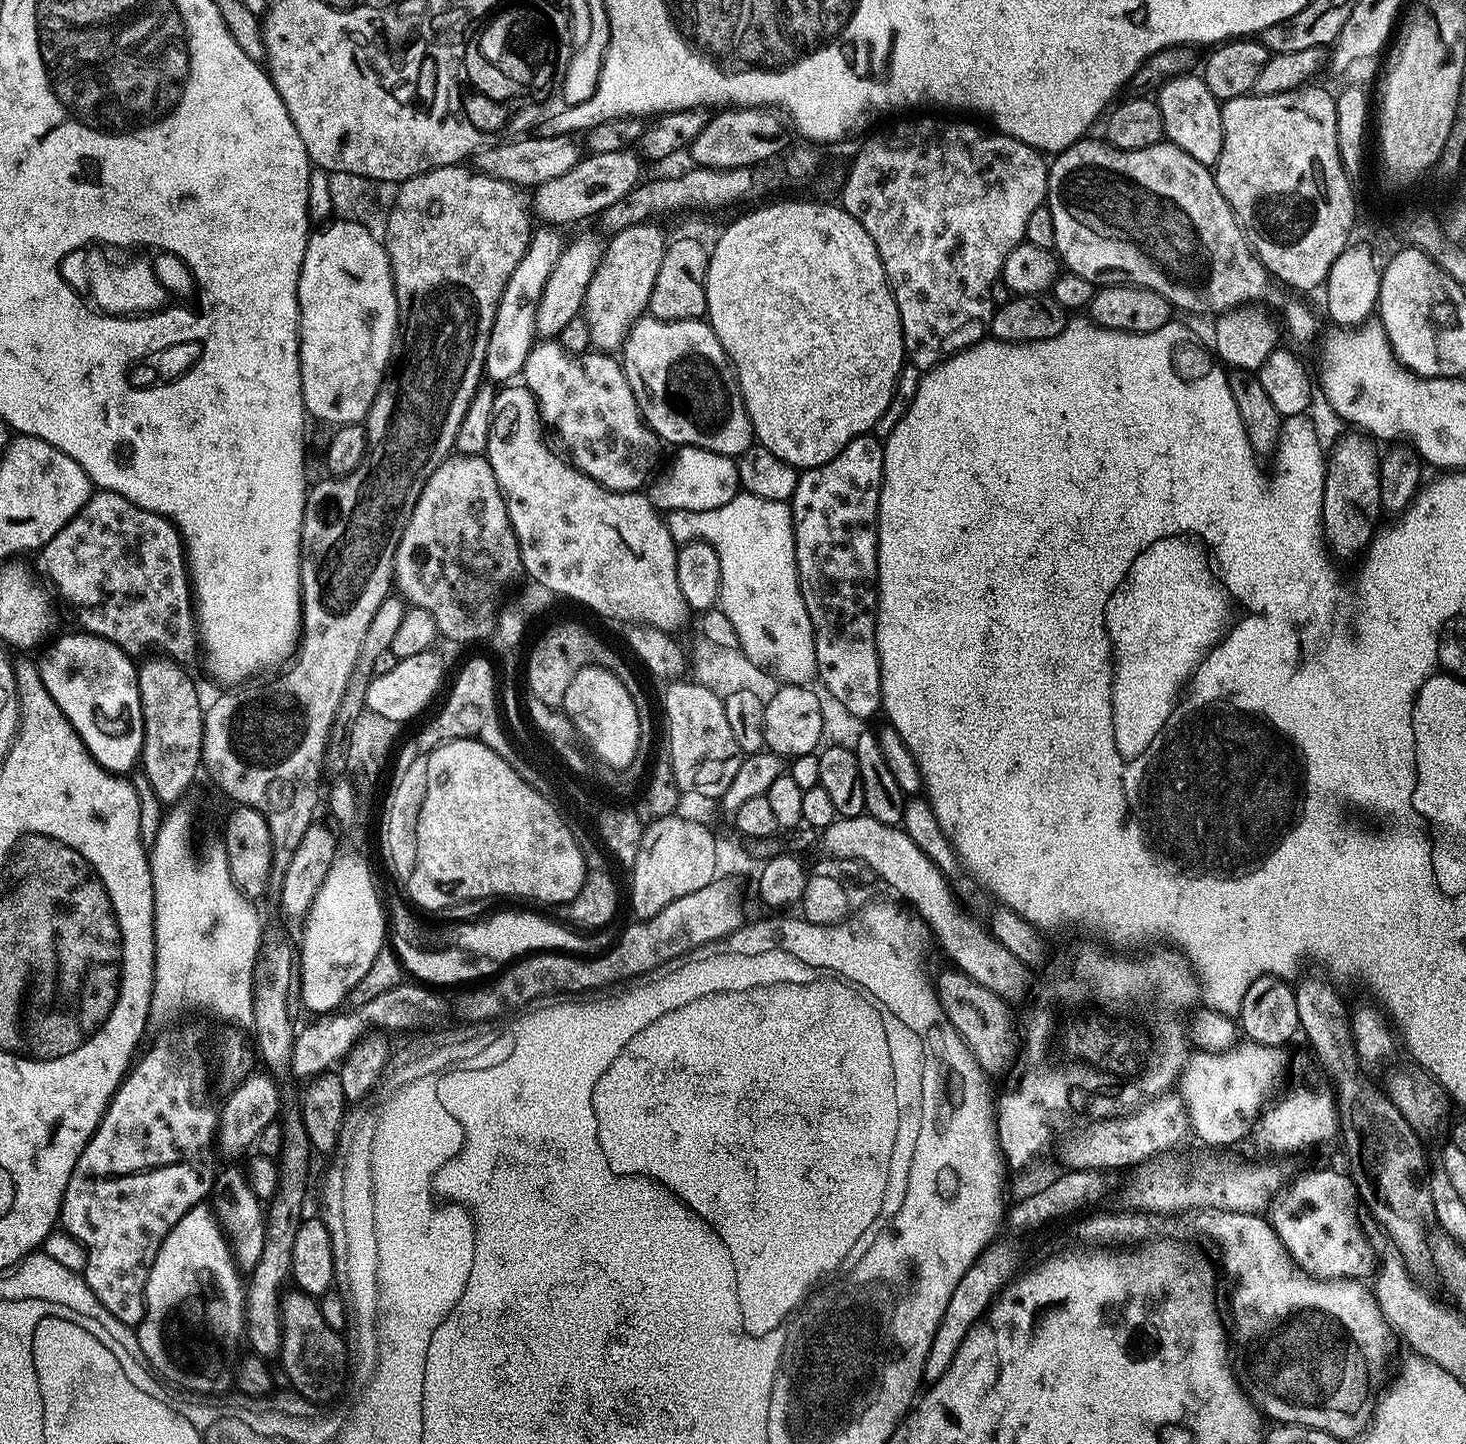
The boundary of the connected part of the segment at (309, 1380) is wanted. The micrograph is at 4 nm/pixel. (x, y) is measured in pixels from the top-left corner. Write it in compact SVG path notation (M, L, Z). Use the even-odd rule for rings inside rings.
M299 1290L285 1291L280 1301L280 1355L284 1372L293 1389L305 1399L315 1402L332 1402L341 1395L349 1371L348 1349L341 1333L326 1326L319 1303L308 1293Z

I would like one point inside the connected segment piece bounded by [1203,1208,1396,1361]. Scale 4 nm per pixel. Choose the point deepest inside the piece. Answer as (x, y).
(1258, 1257)

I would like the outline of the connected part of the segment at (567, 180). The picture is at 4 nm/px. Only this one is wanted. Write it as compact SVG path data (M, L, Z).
M633 151L585 155L576 161L573 168L566 170L562 178L550 178L550 182L539 184L531 193L530 208L536 211L537 218L542 220L540 222L548 226L572 224L575 220L586 219L587 216L599 217L608 207L614 206L614 202L618 202L622 194L635 188L641 179L641 161L634 152L630 152Z

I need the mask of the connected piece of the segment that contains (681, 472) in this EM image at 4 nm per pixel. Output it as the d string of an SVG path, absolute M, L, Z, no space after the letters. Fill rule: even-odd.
M681 447L672 460L668 476L660 480L660 485L650 492L650 499L657 509L690 510L708 513L715 508L726 506L741 491L740 470L731 456L723 456L705 448Z

